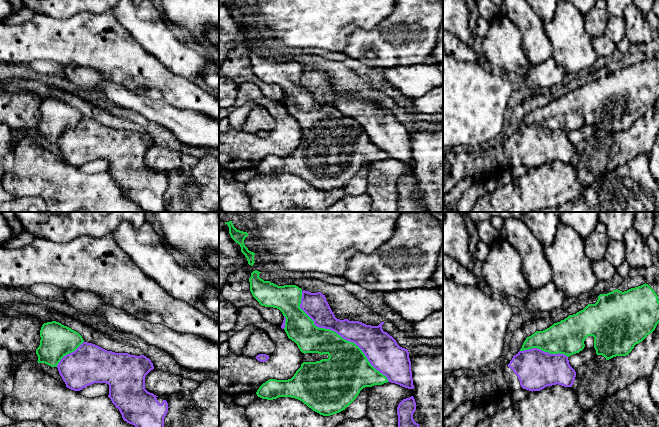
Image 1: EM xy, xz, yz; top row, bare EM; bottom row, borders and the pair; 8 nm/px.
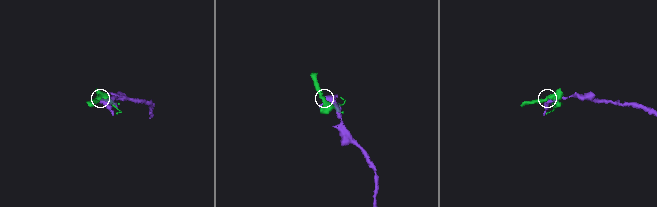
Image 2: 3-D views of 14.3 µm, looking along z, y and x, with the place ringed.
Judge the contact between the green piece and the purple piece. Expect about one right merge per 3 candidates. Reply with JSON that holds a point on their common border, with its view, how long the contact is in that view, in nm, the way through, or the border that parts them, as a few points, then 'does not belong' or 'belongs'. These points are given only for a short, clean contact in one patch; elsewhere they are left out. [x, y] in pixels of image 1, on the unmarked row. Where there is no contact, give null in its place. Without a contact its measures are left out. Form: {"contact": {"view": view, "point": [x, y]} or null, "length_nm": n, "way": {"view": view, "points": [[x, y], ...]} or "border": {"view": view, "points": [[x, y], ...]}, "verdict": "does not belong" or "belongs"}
{"contact": {"view": "xz", "point": [337, 110]}, "length_nm": 1000, "verdict": "does not belong"}

